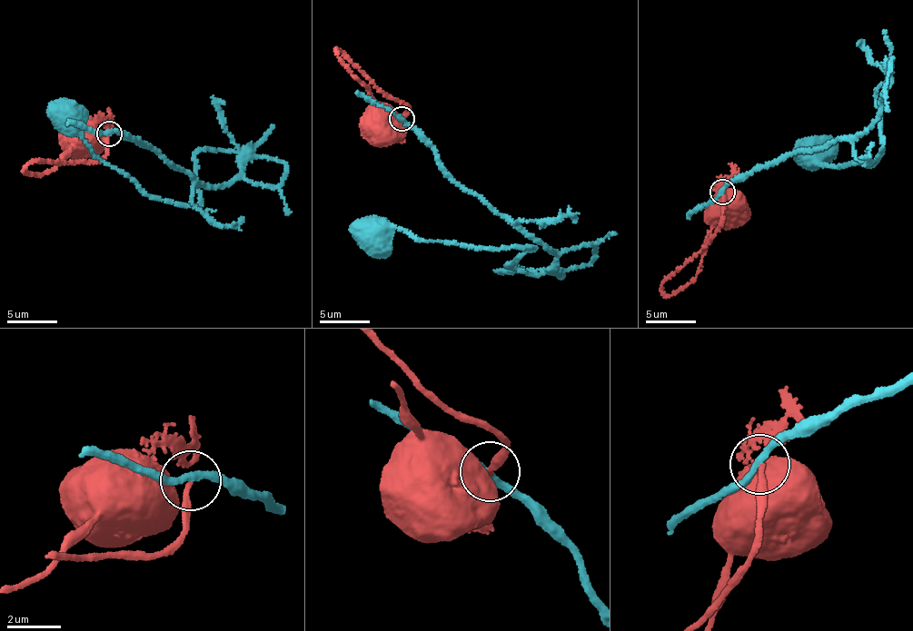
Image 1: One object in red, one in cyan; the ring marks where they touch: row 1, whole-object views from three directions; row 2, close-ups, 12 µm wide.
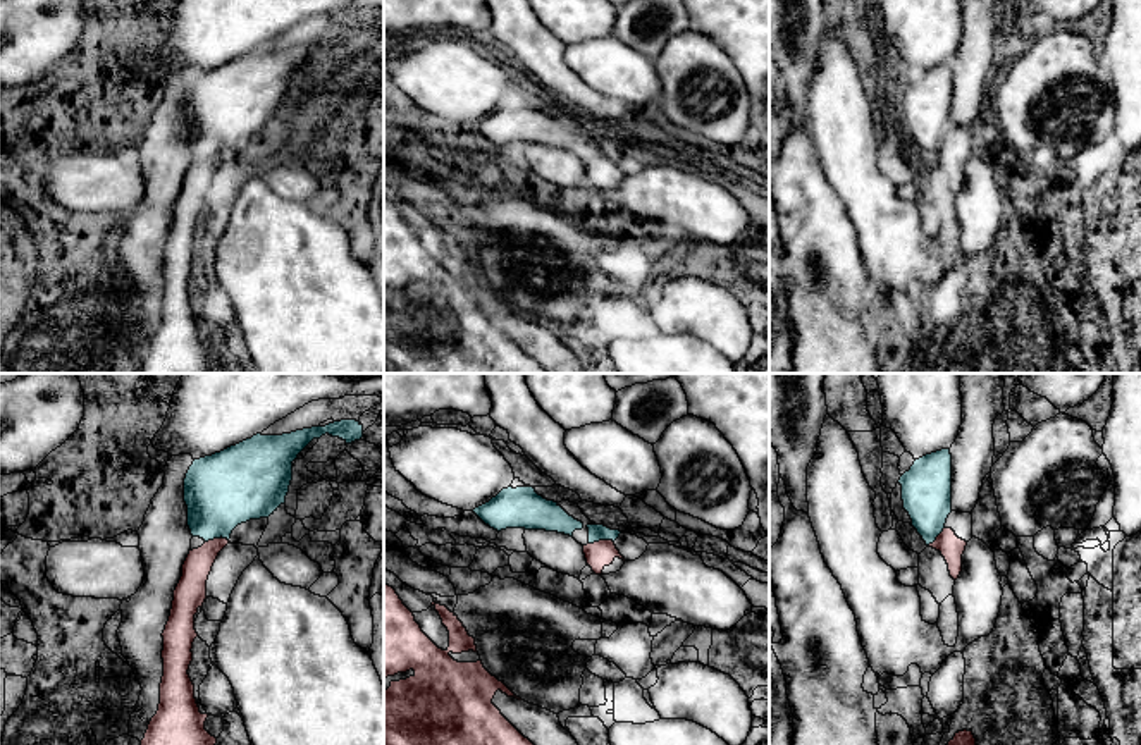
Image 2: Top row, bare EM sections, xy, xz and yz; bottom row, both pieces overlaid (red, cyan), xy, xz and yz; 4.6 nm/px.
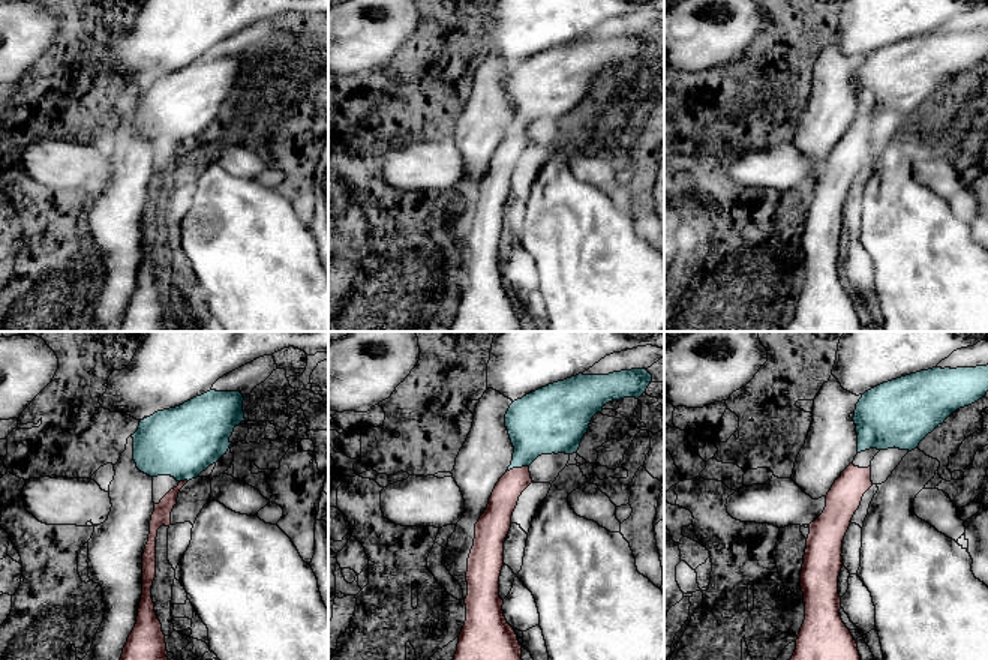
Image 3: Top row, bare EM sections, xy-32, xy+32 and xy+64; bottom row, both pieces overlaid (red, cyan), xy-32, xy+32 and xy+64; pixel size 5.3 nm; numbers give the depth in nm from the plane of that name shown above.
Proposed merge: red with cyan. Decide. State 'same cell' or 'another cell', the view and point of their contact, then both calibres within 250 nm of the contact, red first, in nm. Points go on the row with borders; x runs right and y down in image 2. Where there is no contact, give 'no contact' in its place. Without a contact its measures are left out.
another cell | xz (601, 541) | 120/80 nm

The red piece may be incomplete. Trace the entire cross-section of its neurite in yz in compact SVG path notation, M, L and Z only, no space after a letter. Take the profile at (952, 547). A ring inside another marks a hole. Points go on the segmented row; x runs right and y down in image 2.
M952 511L947 518L943 532L933 544L929 544L929 547L941 552L953 580L957 580L962 571L962 554L971 539L972 514Z

